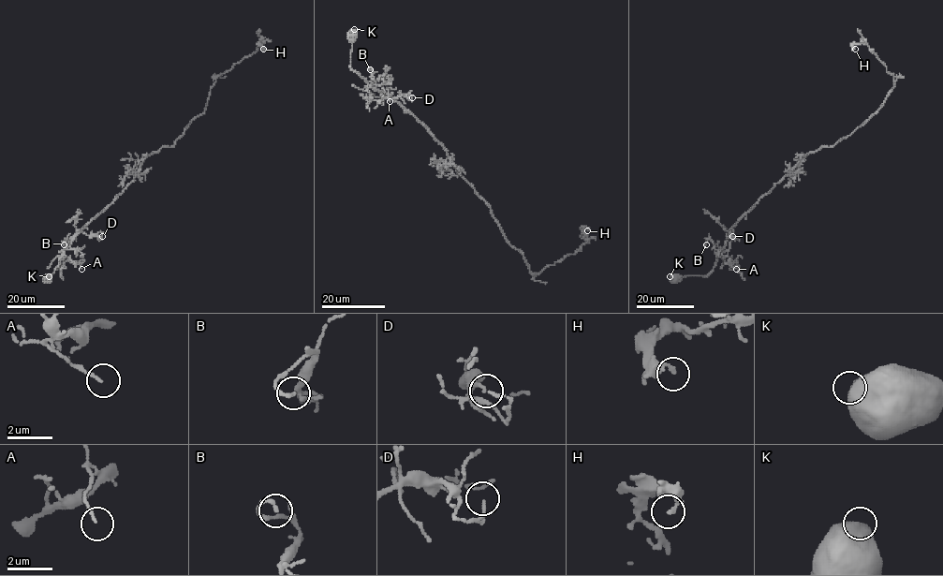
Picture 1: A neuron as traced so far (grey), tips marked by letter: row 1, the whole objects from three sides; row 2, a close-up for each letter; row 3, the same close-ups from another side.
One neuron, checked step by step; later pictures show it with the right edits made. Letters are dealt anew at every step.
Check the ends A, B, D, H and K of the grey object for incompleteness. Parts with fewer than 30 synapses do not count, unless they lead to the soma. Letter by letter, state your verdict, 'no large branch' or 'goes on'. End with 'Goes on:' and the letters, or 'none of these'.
A: no large branch
B: no large branch
D: no large branch
H: no large branch
K: no large branch
Goes on: none of these

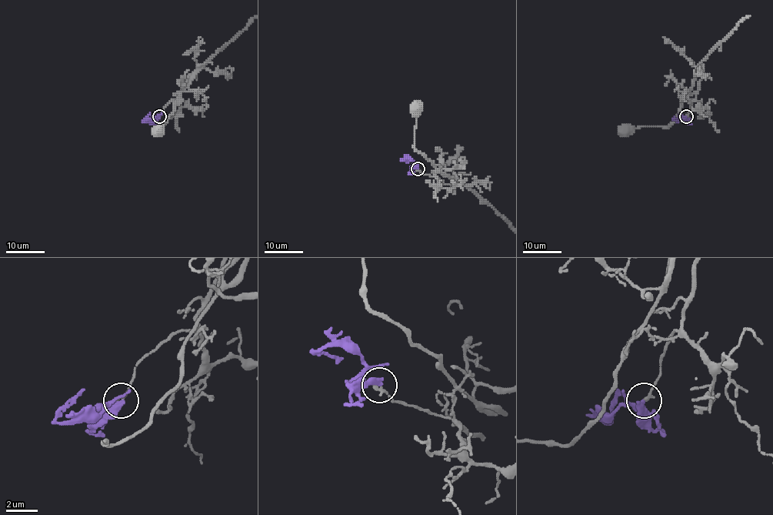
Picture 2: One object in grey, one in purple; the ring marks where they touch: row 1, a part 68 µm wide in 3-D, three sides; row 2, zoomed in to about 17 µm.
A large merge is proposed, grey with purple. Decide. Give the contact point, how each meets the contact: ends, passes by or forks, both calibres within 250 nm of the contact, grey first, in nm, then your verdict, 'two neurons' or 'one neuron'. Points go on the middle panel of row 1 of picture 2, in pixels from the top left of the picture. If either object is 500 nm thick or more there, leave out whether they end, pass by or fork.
at (418, 168); grey ends there; purple ends there; 220 nm thick on the grey side, 420 nm on the other; two neurons

